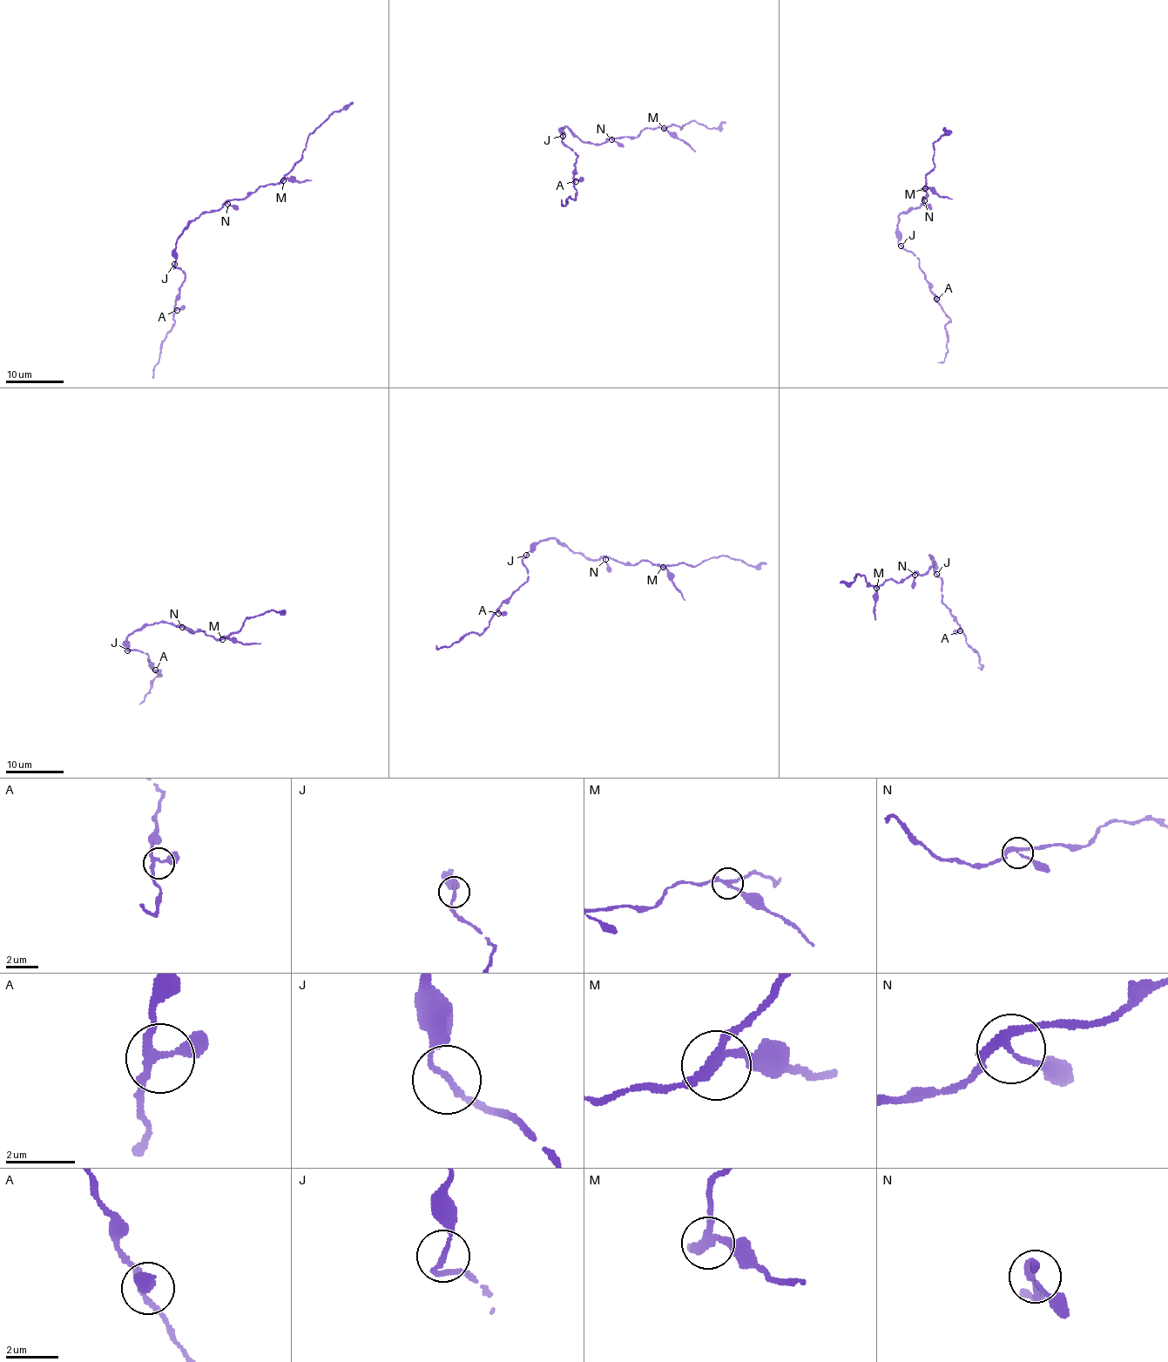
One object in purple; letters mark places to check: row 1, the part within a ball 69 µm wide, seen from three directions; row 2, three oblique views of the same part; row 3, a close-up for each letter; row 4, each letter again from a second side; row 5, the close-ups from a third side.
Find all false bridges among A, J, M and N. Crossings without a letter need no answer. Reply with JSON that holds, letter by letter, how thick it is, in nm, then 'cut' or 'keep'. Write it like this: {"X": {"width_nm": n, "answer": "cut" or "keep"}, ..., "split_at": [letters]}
{"A": {"width_nm": 240, "answer": "keep"}, "J": {"width_nm": 160, "answer": "keep"}, "M": {"width_nm": 200, "answer": "cut"}, "N": {"width_nm": 200, "answer": "keep"}, "split_at": ["M"]}

